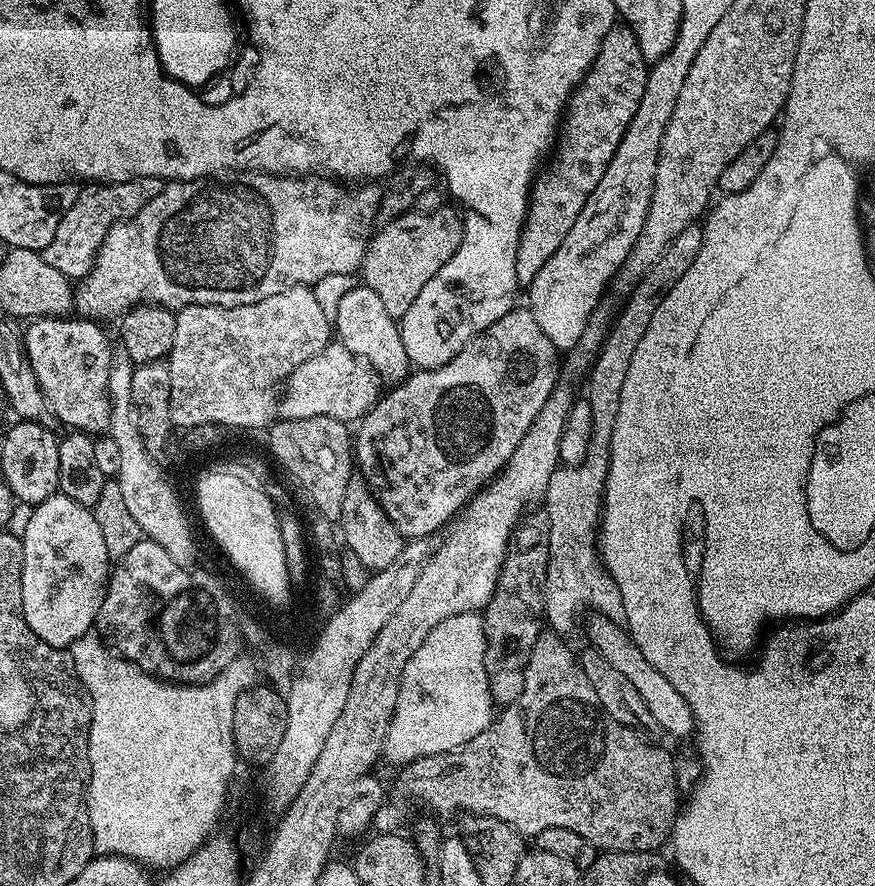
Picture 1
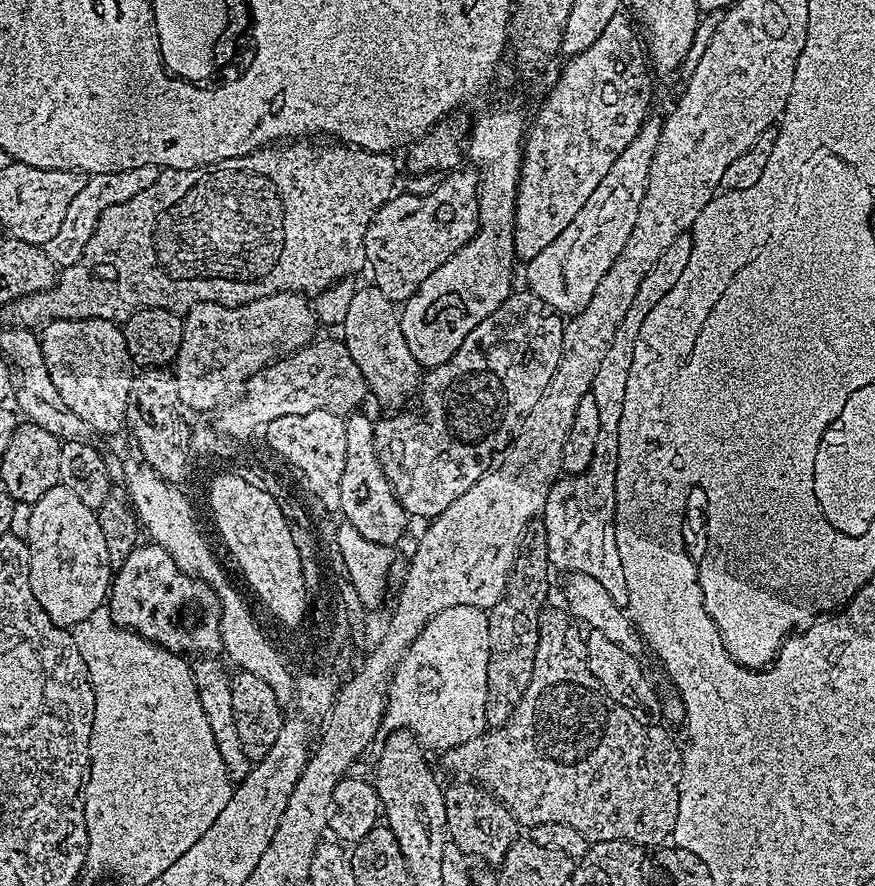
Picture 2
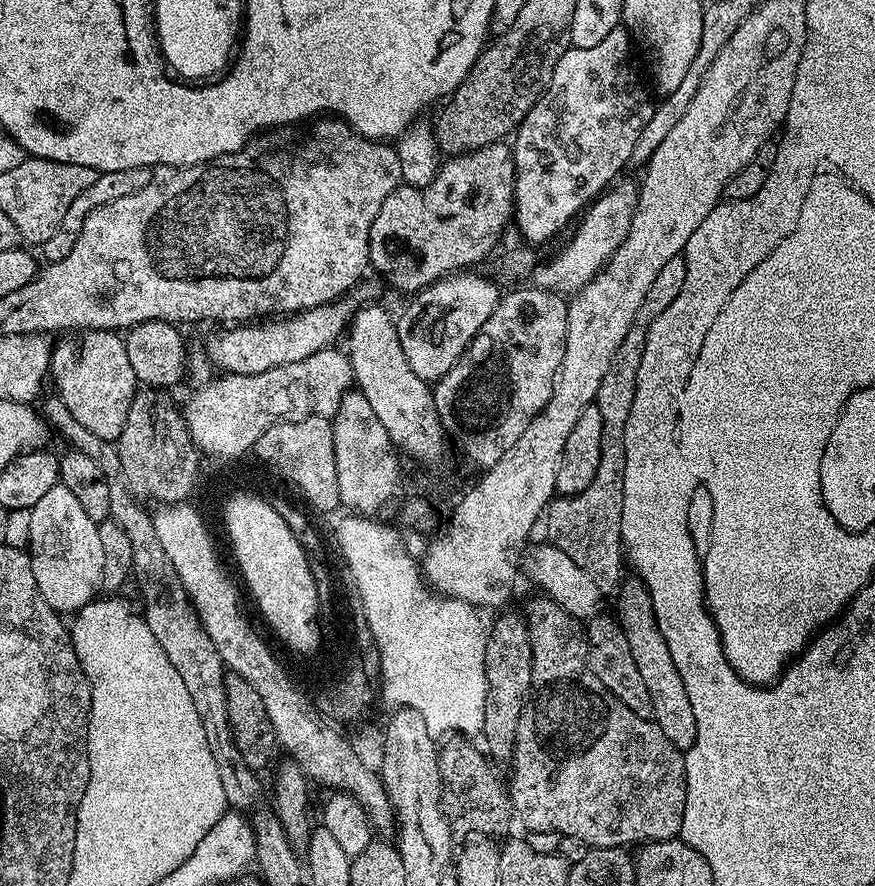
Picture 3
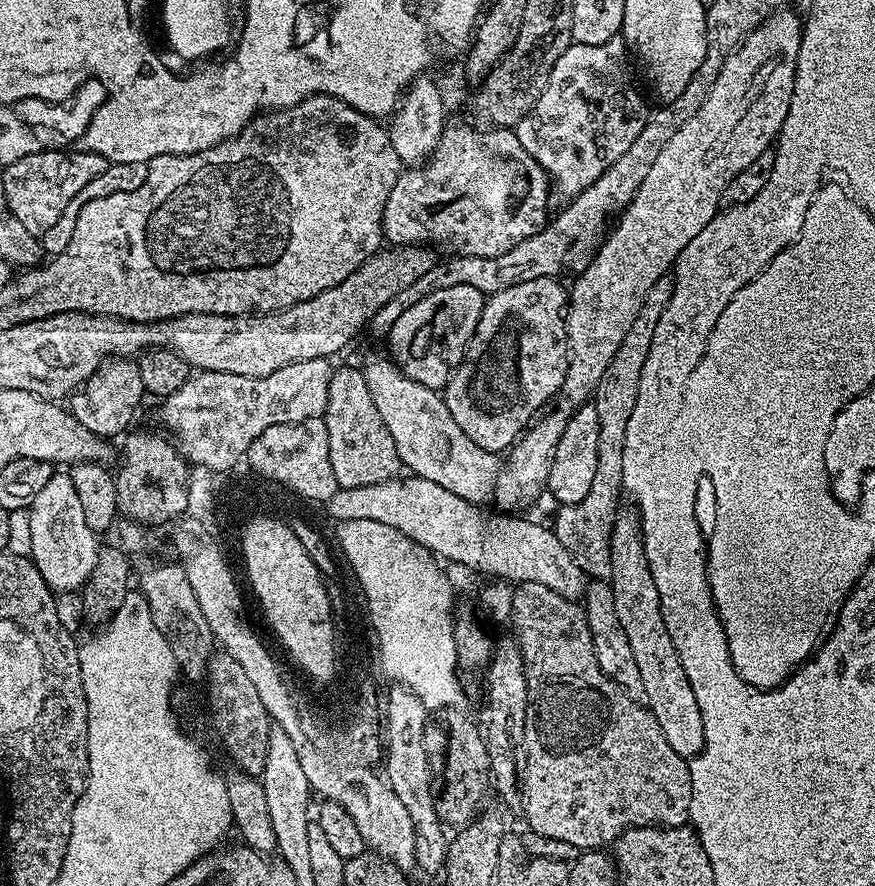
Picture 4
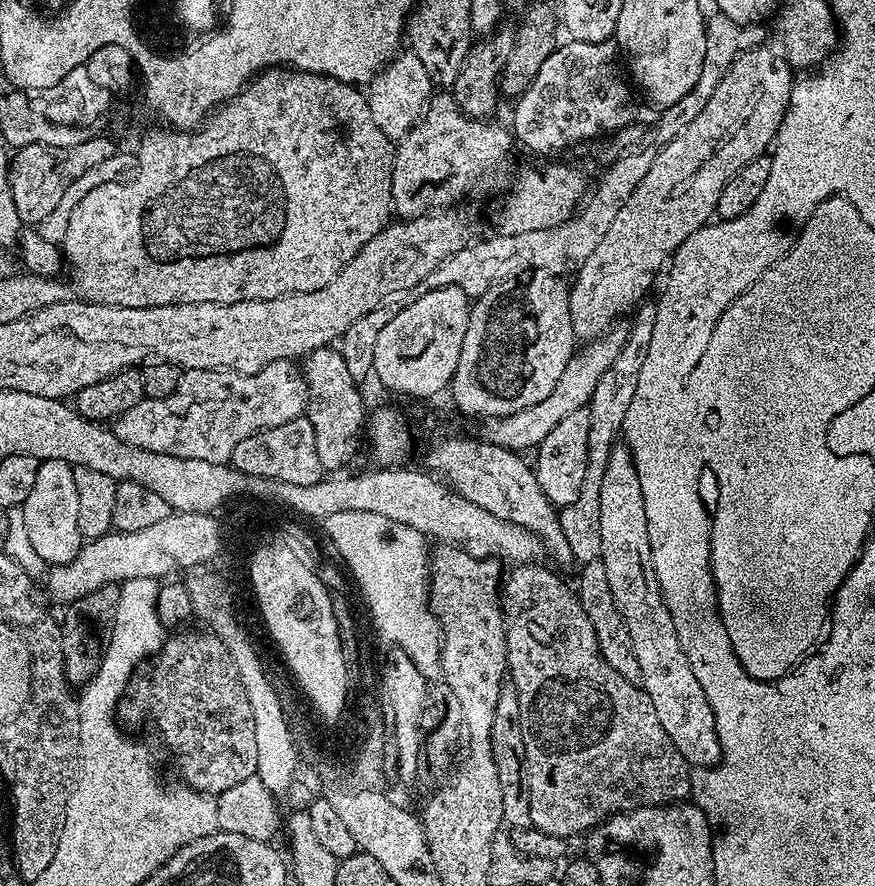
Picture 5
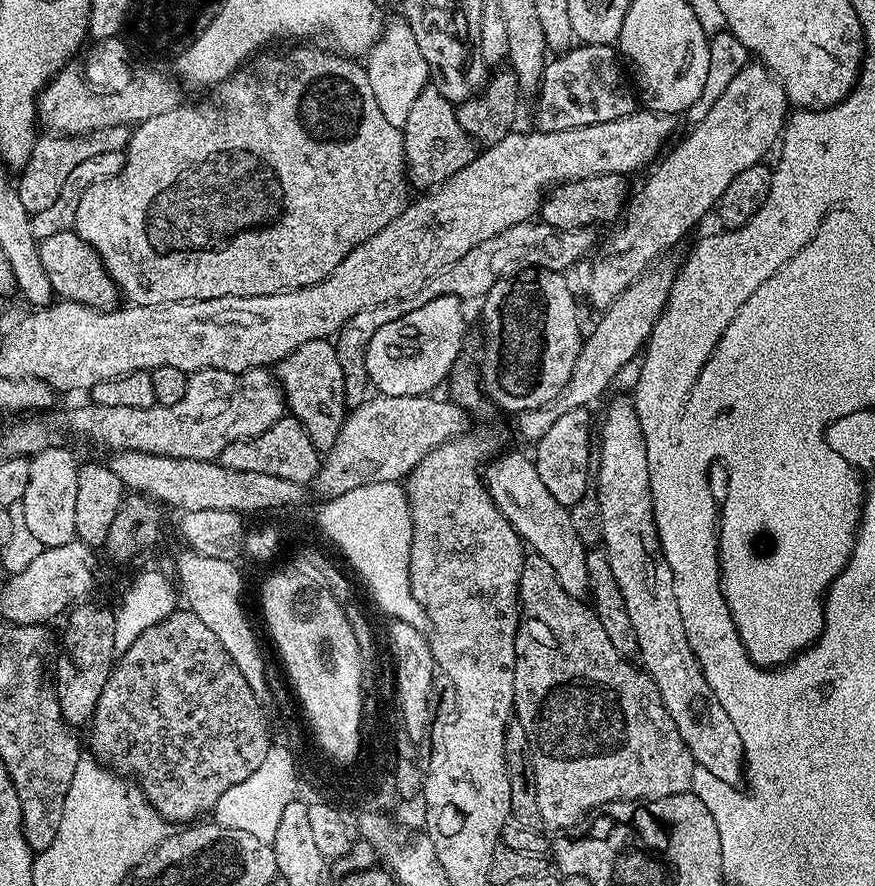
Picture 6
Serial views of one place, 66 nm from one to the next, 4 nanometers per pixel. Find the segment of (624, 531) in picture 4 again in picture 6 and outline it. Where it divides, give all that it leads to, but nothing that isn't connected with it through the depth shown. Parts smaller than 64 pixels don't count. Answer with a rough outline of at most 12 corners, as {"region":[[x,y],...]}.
{"region":[[631,399],[594,495],[639,663],[697,765],[743,785],[742,738],[690,650]]}

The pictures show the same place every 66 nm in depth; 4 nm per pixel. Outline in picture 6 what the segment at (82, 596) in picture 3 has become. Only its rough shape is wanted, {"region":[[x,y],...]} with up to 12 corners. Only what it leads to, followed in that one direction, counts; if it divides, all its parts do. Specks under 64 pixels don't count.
{"region":[[64,446],[30,459],[24,528],[44,548],[76,539],[80,464]]}

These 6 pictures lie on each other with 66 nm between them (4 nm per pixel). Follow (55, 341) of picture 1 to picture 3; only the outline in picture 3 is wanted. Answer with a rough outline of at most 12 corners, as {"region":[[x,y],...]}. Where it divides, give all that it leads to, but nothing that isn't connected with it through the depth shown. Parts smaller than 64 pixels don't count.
{"region":[[88,330],[80,352],[57,343],[60,401],[117,441],[138,381],[128,345]]}

